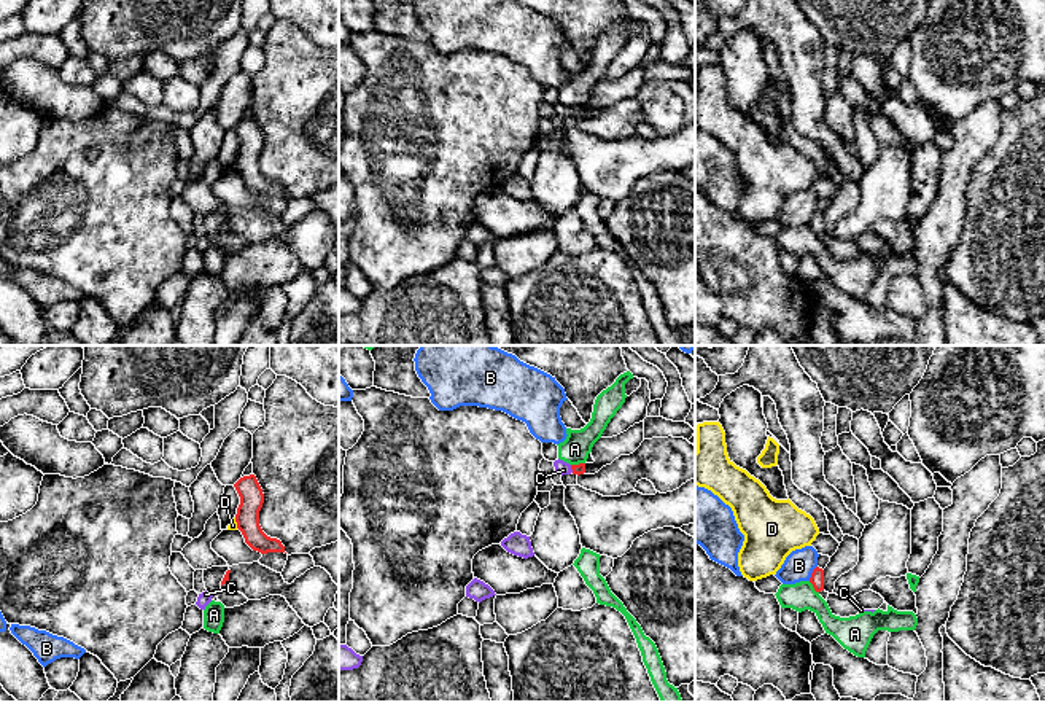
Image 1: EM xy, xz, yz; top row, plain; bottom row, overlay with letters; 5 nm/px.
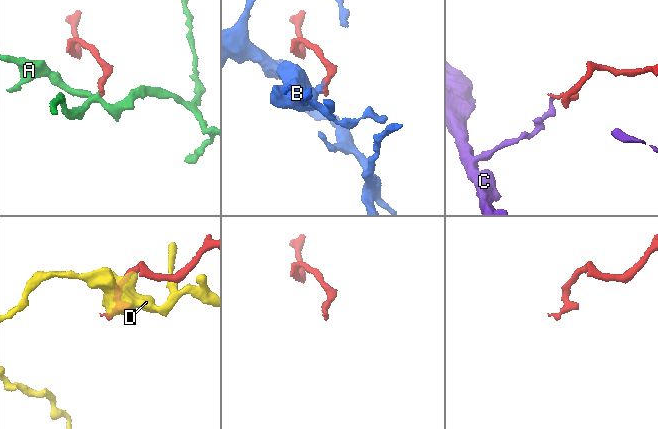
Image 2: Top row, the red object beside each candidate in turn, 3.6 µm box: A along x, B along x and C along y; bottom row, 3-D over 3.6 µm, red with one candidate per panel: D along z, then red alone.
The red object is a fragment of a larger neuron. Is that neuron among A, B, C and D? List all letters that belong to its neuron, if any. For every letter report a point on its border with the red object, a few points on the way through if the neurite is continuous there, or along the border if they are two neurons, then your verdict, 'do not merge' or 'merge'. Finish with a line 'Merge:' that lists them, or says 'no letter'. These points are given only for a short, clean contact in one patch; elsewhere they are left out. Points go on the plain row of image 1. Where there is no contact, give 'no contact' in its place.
A: meets red in yz at (813, 230); border along yz (808, 225), (818, 236); do not merge
B: meets red in yz at (811, 217); border along yz (816, 209), (808, 223); do not merge
C: meets red in xz at (571, 112); runs through xz (579, 112), (571, 112), (562, 110); merge
D: meets red in xy at (236, 164); do not merge
Merge: C

